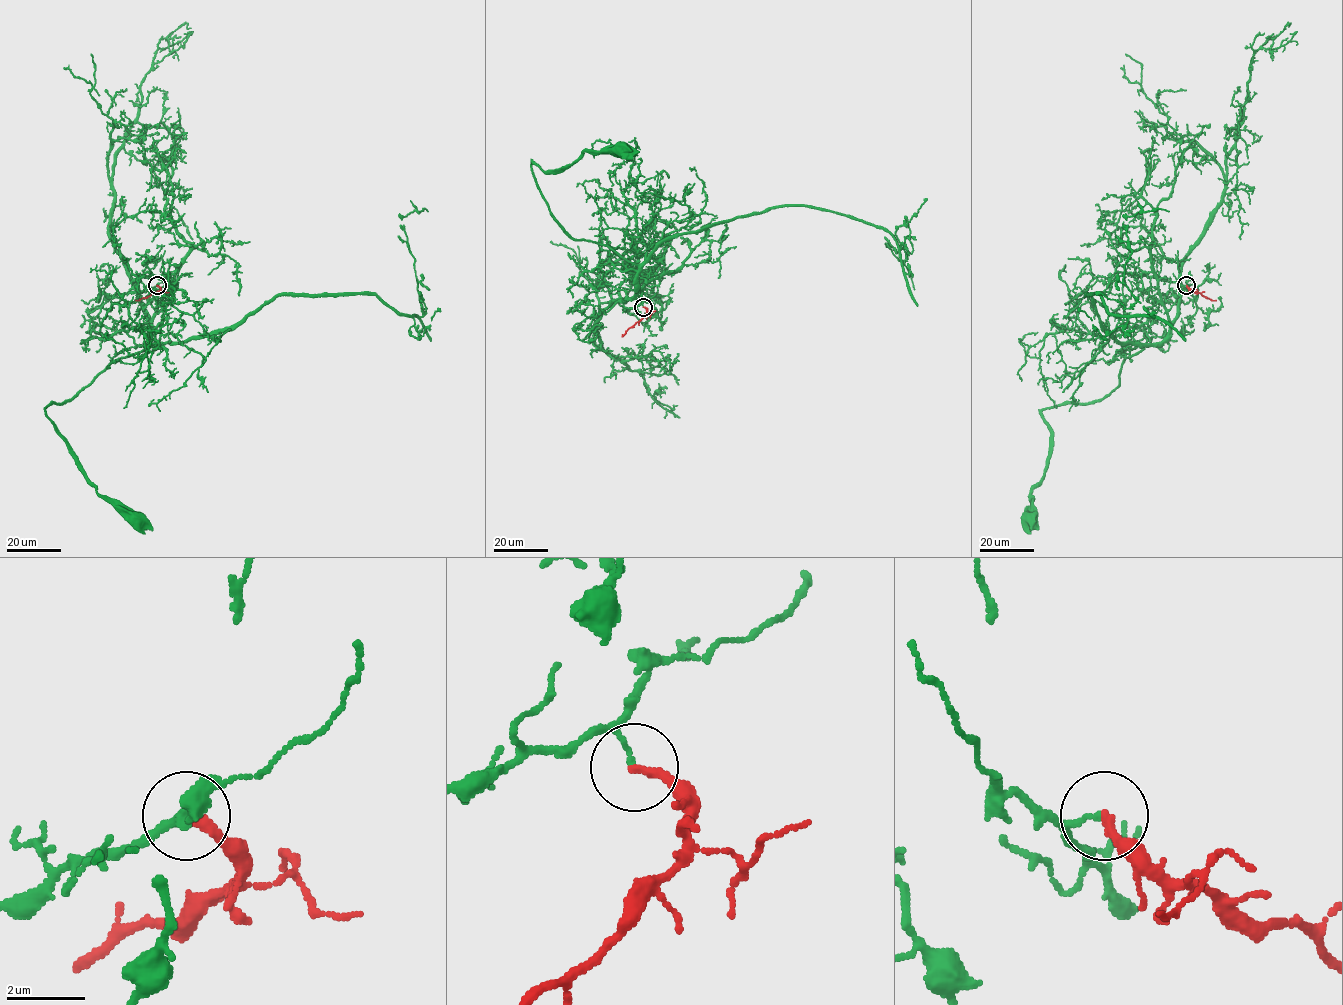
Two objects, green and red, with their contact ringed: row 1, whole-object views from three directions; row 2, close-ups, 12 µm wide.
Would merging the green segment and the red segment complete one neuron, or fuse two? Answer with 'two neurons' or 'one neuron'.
two neurons

